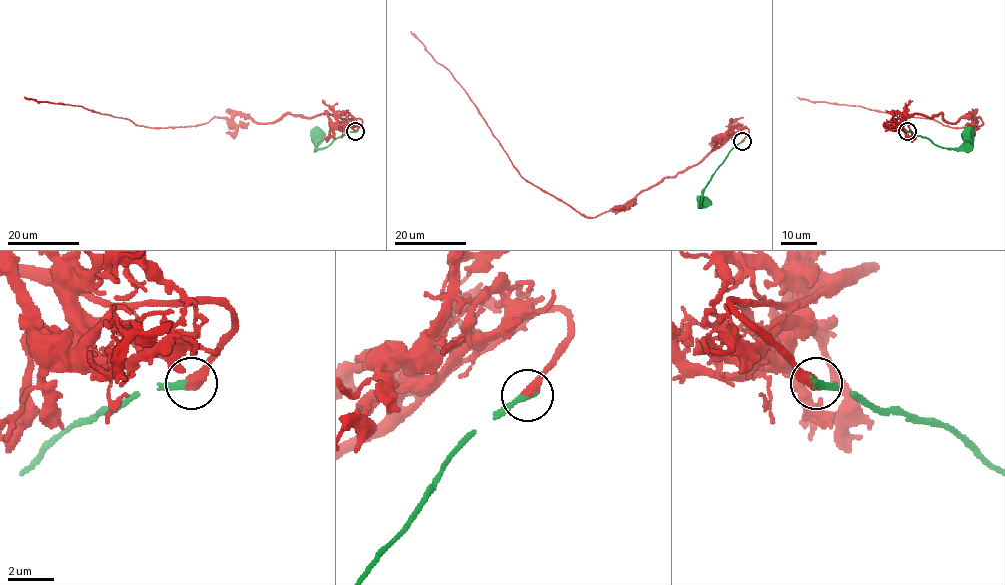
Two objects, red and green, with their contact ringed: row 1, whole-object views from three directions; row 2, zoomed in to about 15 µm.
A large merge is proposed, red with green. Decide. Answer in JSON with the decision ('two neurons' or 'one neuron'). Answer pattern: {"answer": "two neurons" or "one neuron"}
{"answer": "one neuron"}

